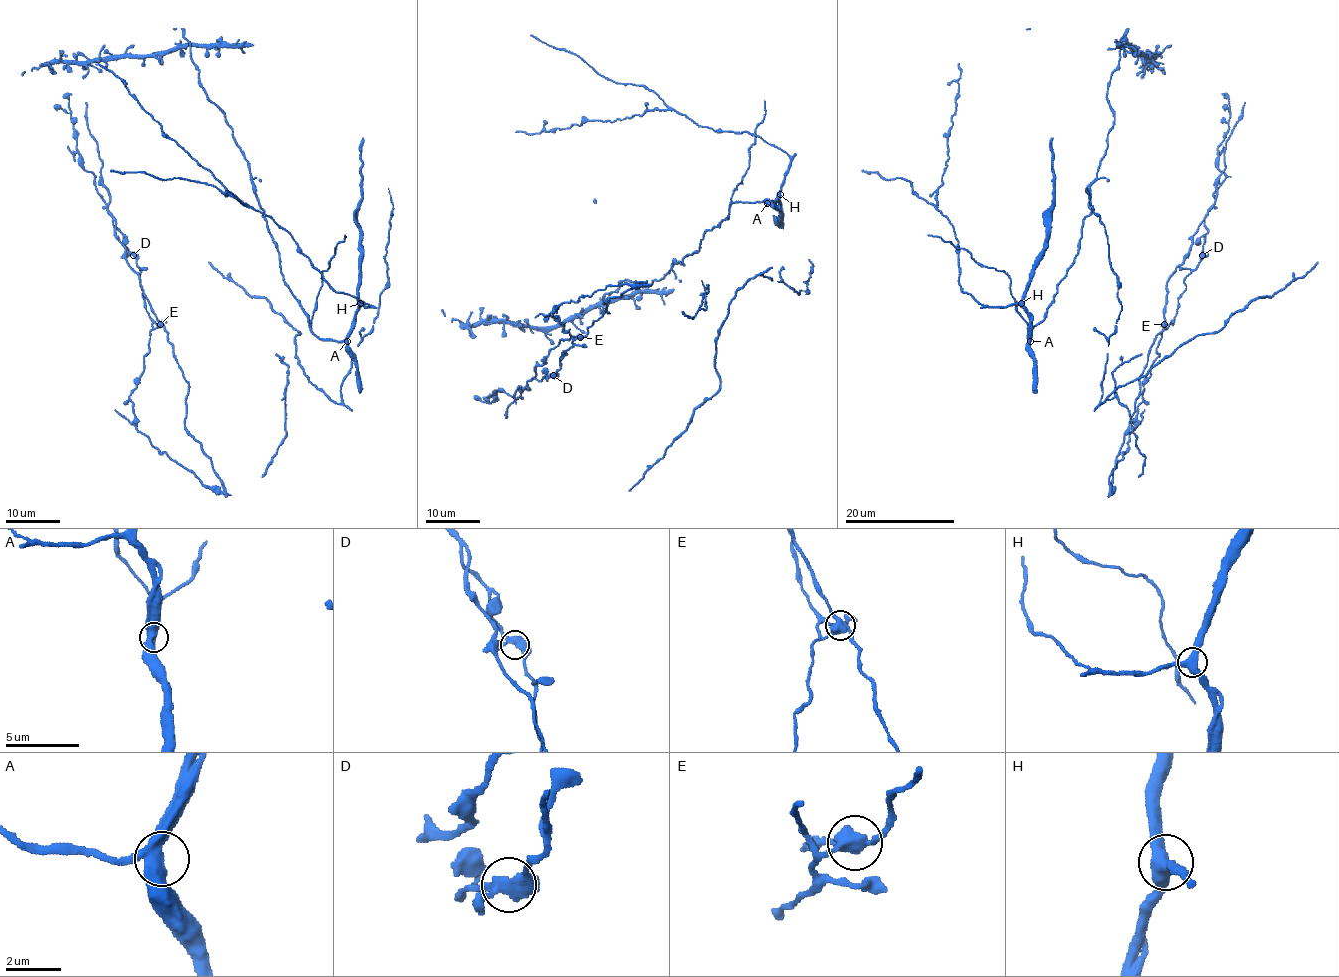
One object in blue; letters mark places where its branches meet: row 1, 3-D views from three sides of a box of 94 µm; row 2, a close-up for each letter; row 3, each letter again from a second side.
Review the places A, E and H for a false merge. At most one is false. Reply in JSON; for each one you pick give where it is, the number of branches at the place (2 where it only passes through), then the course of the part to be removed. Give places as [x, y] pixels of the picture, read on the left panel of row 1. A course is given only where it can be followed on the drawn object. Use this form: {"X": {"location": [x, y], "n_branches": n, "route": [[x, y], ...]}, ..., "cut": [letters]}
{"E": {"location": [160, 324], "n_branches": 3}, "cut": ["E"]}

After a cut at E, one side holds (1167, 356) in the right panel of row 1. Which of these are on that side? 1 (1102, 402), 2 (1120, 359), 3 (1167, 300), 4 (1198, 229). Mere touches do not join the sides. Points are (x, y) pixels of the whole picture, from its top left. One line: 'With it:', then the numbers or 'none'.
With it: 1, 3, 4

